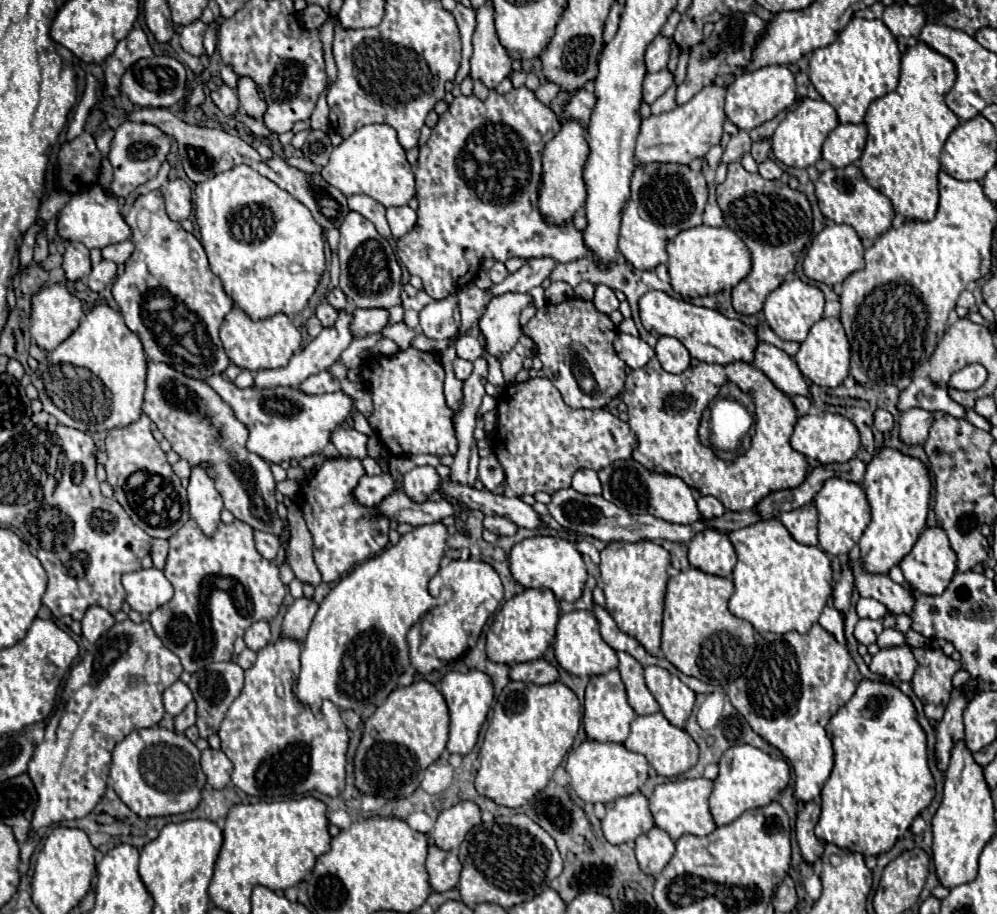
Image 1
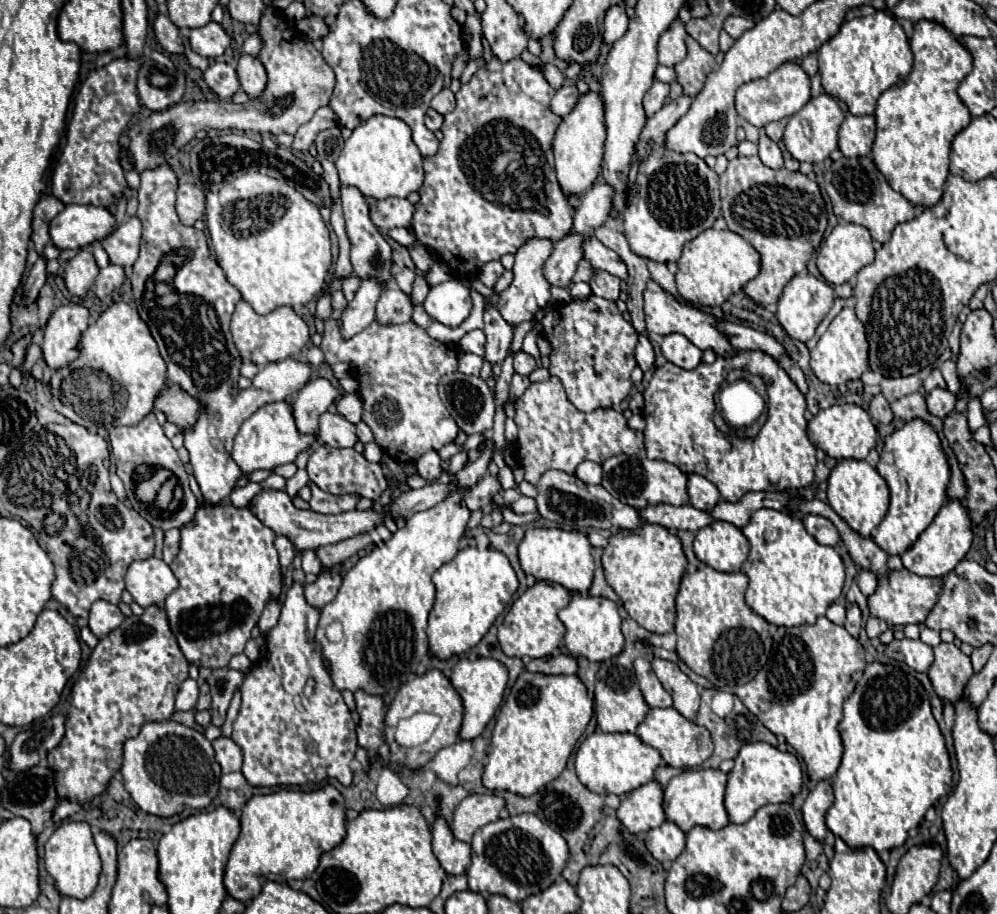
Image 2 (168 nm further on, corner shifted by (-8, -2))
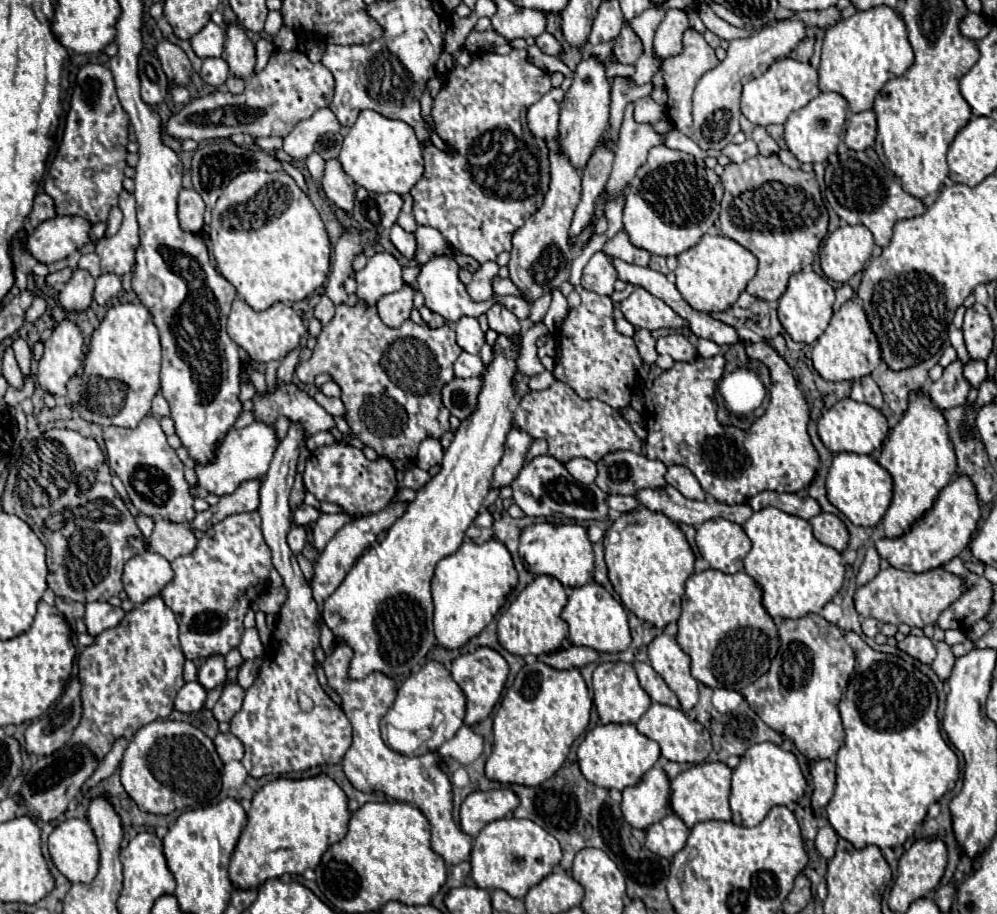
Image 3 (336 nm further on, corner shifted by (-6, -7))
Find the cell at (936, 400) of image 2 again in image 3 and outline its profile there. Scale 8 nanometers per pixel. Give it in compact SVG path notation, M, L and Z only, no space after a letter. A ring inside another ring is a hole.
M960 359L952 361L948 367L944 367L944 375L930 385L928 393L938 409L952 409L966 403L970 383L966 381L962 367L964 365Z

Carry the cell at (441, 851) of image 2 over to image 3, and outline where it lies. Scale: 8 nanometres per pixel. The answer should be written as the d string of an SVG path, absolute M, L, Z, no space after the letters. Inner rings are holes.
M336 641L334 651L320 663L326 673L328 687L334 689L342 701L342 711L354 727L354 741L346 755L342 757L342 769L352 787L364 793L380 791L392 799L412 803L418 807L432 829L432 849L444 857L448 865L456 865L470 857L472 837L462 833L462 829L452 819L452 783L442 769L442 757L438 751L424 753L420 757L406 757L392 751L380 737L380 719L386 715L388 705L396 699L396 683L384 673L374 673L364 679L350 679L348 665L352 659L352 649L344 641Z

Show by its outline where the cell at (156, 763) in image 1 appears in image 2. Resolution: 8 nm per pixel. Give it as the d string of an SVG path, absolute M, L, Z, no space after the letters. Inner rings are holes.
M172 720L148 722L136 738L126 740L120 772L132 800L154 816L174 816L186 806L206 808L220 788L220 764L214 758L212 744L202 732Z

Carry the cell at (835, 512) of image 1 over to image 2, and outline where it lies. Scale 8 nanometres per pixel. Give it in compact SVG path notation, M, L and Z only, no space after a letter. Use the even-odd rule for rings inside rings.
M842 460L828 478L828 504L860 536L870 536L888 510L888 486L866 460Z

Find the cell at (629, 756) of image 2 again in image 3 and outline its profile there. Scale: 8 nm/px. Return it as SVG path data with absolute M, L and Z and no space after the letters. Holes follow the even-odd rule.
M598 723L594 729L590 729L586 733L584 741L578 747L578 765L584 773L584 777L598 787L618 789L618 791L622 791L630 785L636 785L638 779L648 769L654 767L658 757L660 757L658 743L648 739L646 735L638 733L636 725L632 725L632 723L626 723L626 725Z

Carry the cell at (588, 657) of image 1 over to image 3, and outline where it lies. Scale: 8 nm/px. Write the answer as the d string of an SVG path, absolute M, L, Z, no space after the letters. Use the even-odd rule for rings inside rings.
M588 581L582 587L574 587L568 595L568 603L562 611L562 619L570 627L570 641L574 645L594 647L600 653L624 651L630 645L628 613L618 599L614 599L600 583Z

